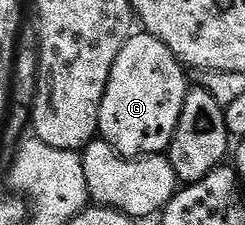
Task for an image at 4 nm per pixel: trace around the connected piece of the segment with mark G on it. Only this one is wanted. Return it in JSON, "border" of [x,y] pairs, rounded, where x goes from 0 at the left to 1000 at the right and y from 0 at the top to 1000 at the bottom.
{"border":[[[600,147],[543,151],[514,182],[498,236],[482,236],[482,271],[465,271],[465,307],[441,347],[433,413],[408,471],[404,596],[490,689],[584,698],[682,676],[710,609],[710,573],[727,556],[727,520],[743,520],[759,413],[776,396],[776,364],[767,369],[751,329],[751,284],[678,196],[645,182],[645,164]]]}

